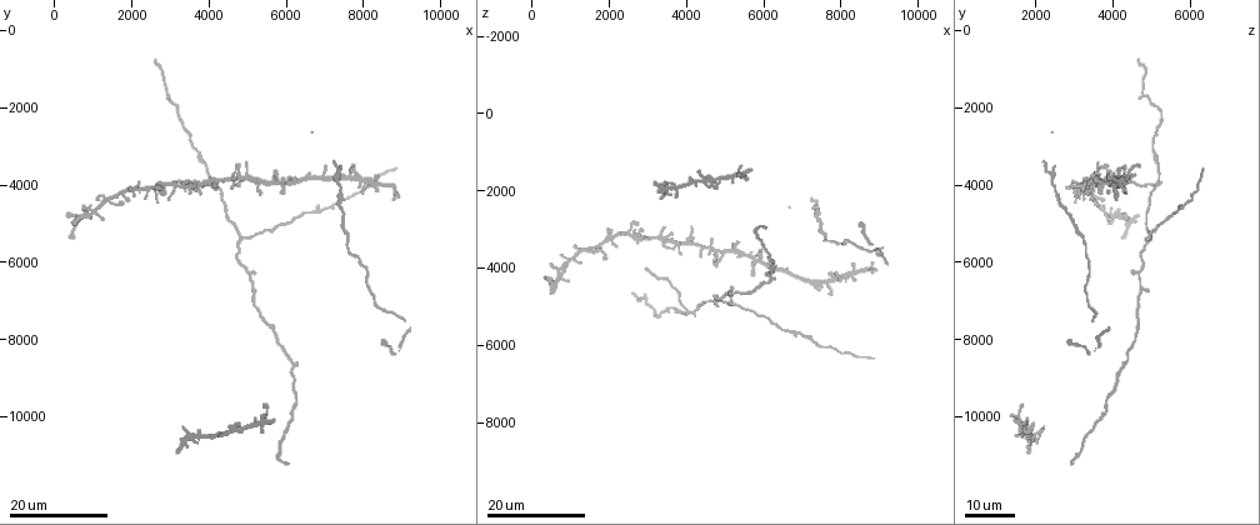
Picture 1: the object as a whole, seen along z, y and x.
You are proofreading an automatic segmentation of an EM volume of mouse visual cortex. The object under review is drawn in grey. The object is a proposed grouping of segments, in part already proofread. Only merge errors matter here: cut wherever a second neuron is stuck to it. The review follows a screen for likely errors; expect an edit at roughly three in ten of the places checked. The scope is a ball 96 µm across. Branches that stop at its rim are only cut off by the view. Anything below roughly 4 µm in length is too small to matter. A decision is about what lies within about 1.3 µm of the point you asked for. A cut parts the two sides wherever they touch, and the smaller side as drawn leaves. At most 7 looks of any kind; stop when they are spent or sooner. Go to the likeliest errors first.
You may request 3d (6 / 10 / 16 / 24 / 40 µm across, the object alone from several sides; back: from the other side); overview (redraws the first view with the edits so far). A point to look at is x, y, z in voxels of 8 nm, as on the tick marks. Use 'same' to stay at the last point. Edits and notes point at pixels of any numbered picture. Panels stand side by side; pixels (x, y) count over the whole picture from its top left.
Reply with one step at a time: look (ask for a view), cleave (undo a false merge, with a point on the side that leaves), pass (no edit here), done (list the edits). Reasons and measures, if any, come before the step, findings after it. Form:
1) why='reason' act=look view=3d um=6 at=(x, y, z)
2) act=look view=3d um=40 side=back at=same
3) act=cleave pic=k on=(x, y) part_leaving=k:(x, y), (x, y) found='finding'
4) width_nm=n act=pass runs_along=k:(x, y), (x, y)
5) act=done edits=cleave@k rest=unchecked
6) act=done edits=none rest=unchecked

why='thin neck' act=look view=3d um=24 at=(2900, 1550, 4750)

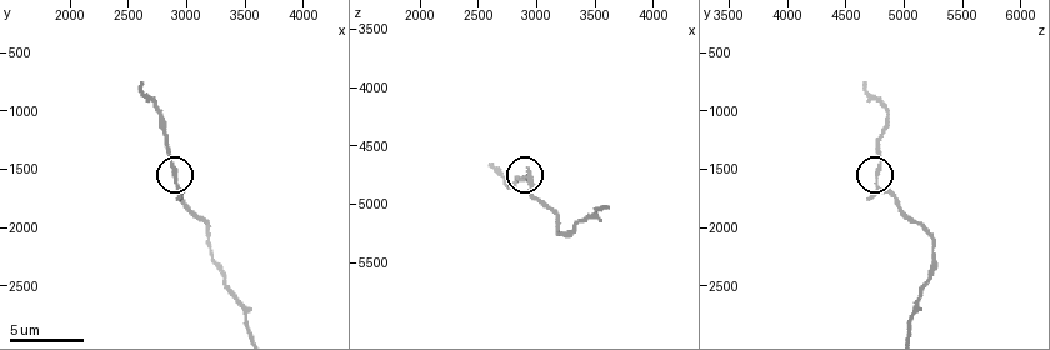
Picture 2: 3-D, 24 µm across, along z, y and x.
why='zoom in' act=look view=3d um=10 at=(2920, 1620, 4780)

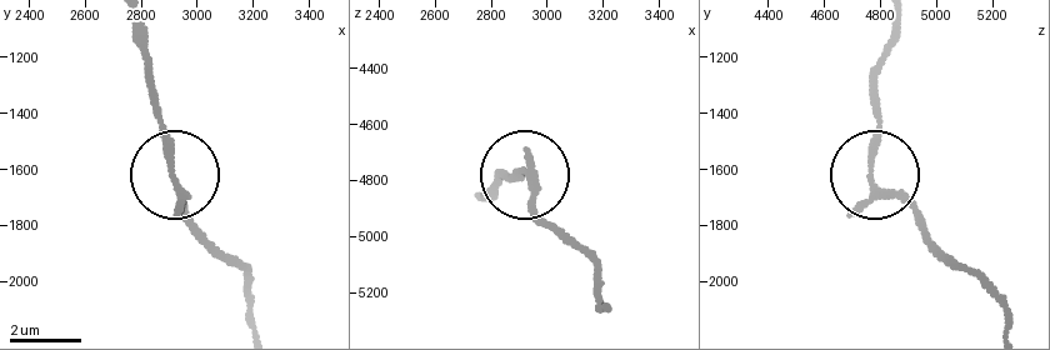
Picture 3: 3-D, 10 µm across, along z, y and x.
arms=3 act=pass found='one neuron here'

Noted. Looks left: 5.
why='four or more arms meet' act=look view=3d um=16 at=(5700, 3950, 3700)

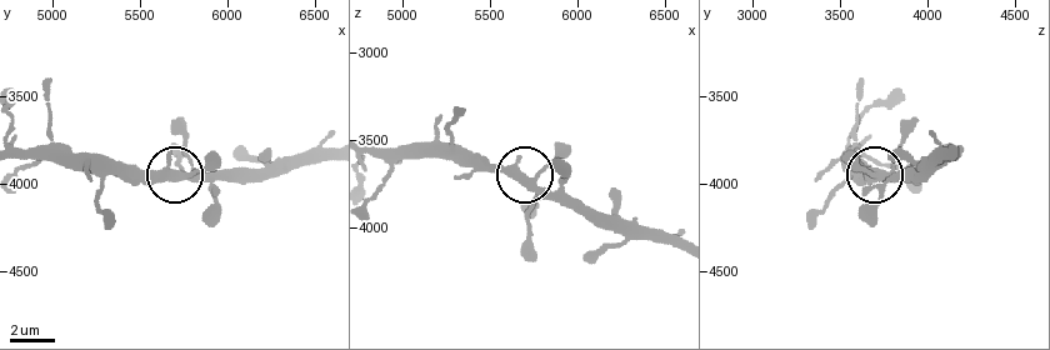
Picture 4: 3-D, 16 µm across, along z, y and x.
act=look view=3d um=6 at=(5740, 3960, 3760)

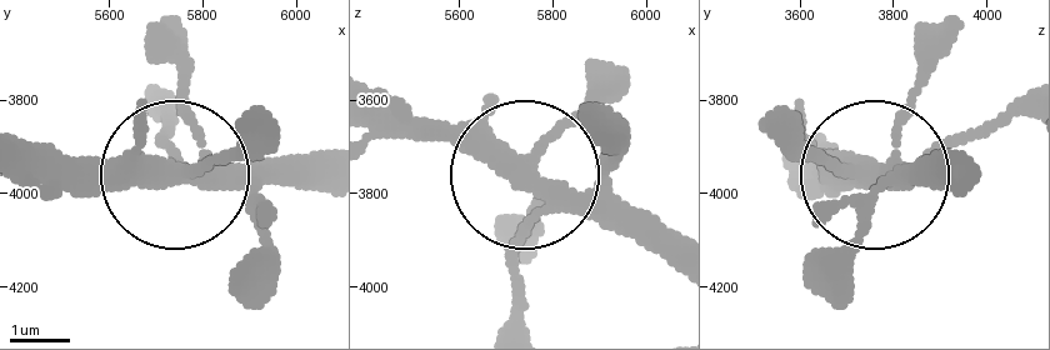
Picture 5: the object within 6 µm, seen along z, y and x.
width_nm=340 act=pass runs_along=5:(33, 145), (186, 170), (266, 145) found='one neuron here'

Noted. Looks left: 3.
act=look view=3d um=16 at=(4750, 5550, 4850)

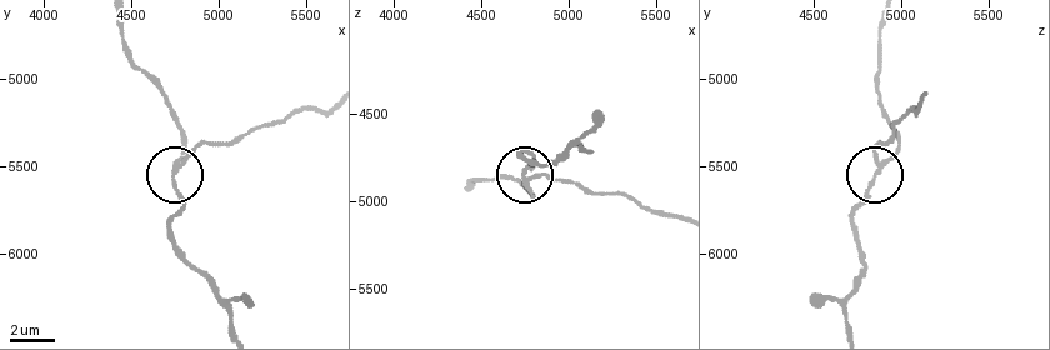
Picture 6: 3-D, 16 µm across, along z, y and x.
why='zoom in' act=look view=3d um=10 at=(4780, 5500, 4880)

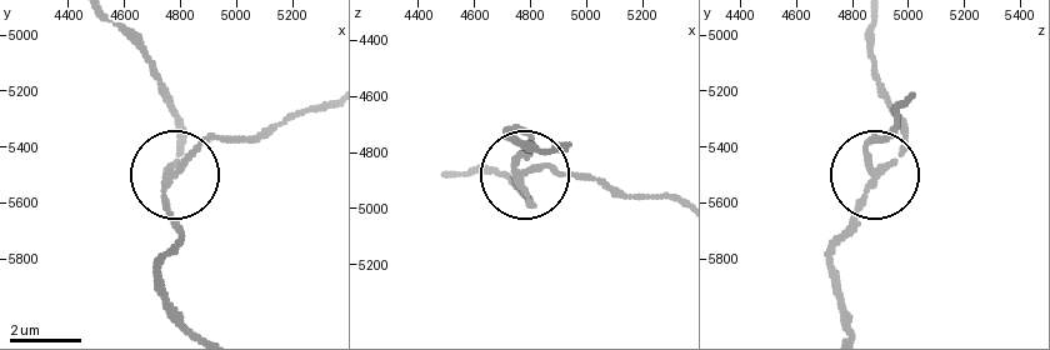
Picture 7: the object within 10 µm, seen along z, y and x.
arms=3 act=cleave pic=7 on=(204, 136) part_leaving=7:(173, 176), (215, 138), (260, 135), (323, 108) found='two neurons meet here'

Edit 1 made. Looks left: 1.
act=done edits=cleave@7 rest=unchecked

